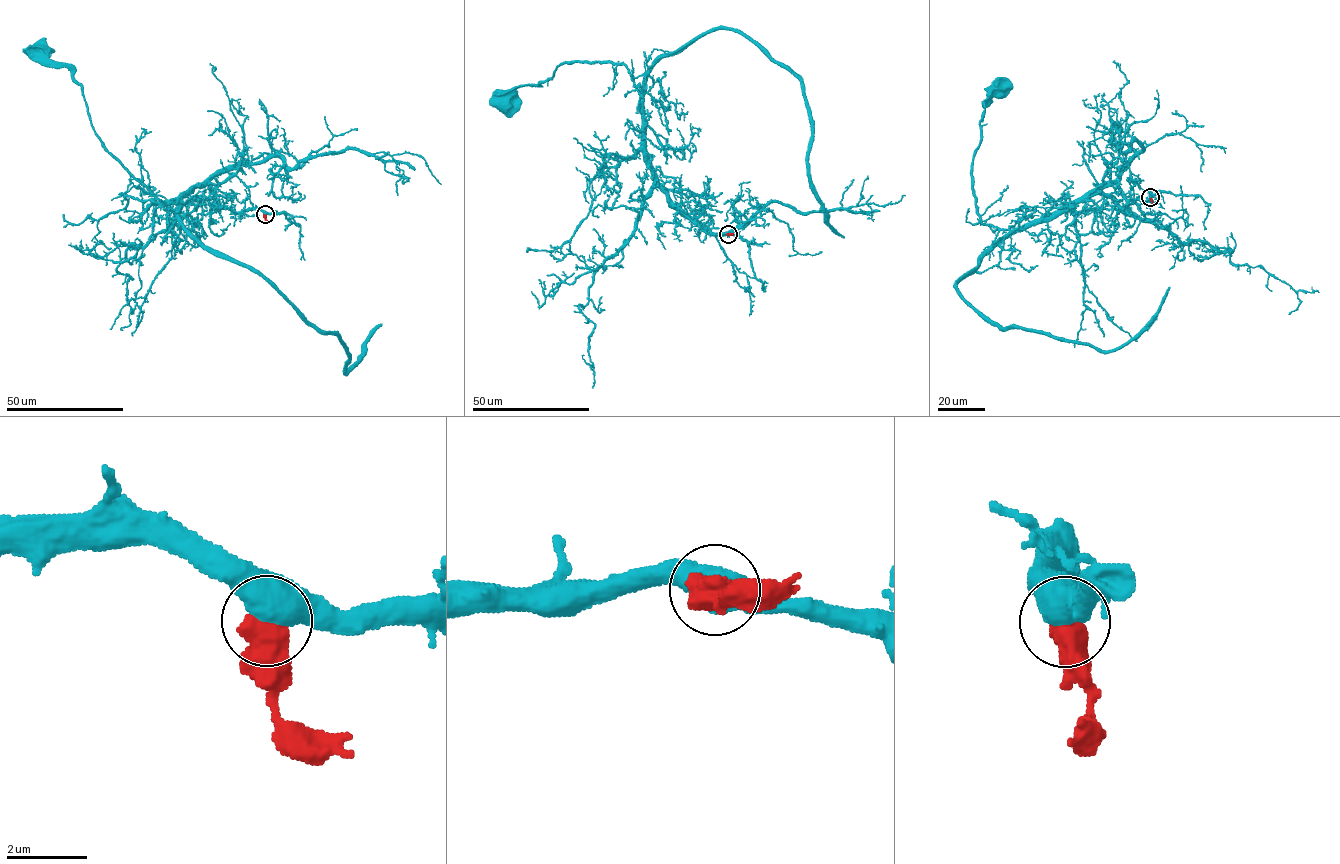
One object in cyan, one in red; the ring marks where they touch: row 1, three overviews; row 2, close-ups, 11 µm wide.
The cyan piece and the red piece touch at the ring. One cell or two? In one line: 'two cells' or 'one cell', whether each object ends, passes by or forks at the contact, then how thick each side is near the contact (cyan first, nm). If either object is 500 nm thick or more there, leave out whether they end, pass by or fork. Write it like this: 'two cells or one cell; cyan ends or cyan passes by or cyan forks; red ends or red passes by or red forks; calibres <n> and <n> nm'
two cells; calibres 750 and 800 nm

